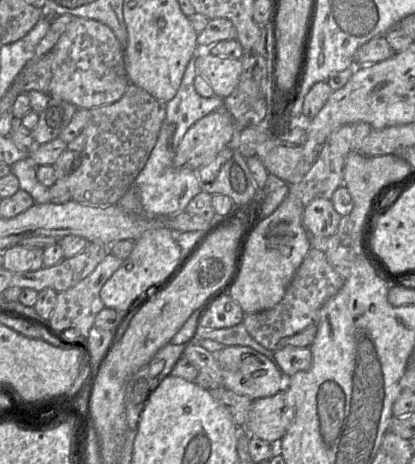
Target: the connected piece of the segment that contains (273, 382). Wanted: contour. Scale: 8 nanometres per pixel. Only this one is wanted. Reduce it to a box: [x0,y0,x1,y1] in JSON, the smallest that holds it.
[211,346,286,400]

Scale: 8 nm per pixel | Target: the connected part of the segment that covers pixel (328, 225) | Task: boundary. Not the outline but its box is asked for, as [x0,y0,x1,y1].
[302,198,342,237]

